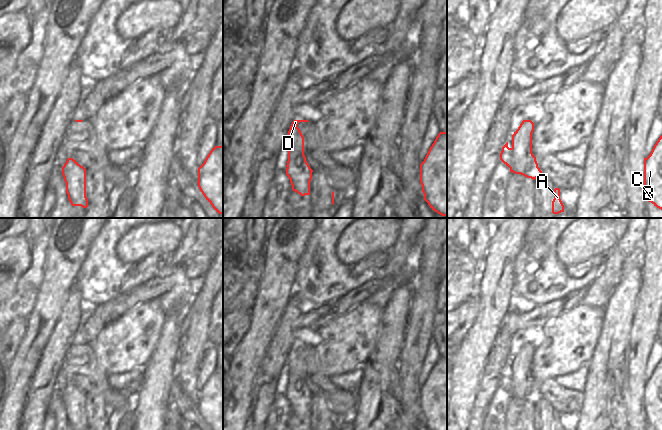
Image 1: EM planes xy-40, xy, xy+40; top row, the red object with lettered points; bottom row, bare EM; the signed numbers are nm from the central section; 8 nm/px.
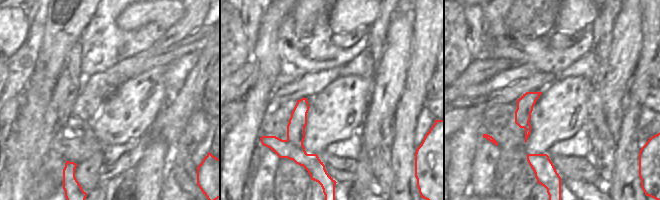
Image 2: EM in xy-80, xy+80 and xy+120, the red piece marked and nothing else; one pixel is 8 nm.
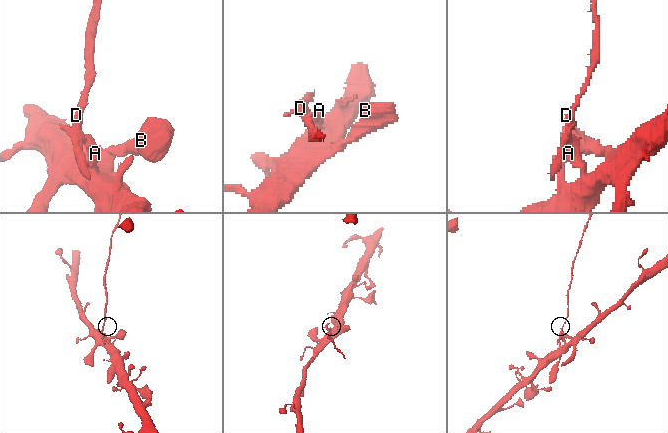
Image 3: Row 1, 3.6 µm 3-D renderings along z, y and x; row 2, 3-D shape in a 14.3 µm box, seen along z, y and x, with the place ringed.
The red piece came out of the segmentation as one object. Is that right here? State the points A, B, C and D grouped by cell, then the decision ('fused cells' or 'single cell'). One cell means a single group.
A B C / D; fused cells

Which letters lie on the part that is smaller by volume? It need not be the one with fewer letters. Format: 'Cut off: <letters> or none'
Cut off: D.

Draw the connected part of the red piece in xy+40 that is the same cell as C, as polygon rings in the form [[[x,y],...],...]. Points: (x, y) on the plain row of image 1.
[[[662,359],[654,369],[650,379],[644,382],[644,411],[648,426],[662,430]]]

